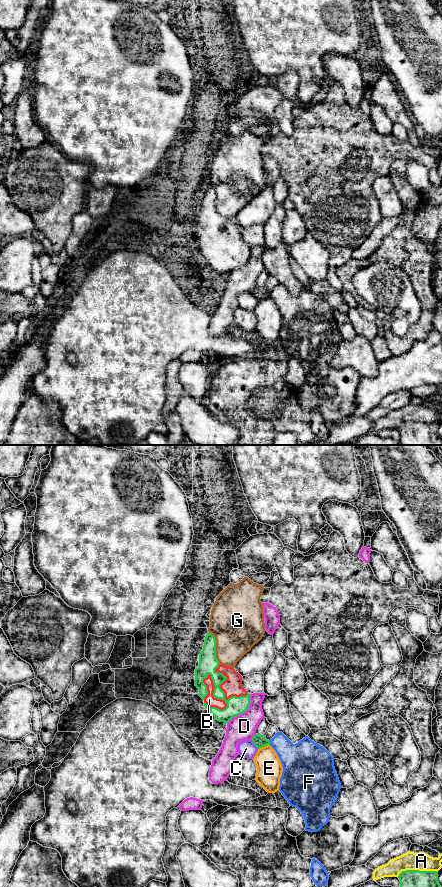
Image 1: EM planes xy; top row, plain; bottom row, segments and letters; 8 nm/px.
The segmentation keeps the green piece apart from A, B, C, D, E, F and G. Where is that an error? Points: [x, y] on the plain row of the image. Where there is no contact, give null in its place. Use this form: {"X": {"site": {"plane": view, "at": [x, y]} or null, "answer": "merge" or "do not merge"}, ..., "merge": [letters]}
{"A": {"site": {"plane": "xy", "at": [417, 422]}, "answer": "do not merge"}, "B": {"site": {"plane": "xy", "at": [216, 249]}, "answer": "merge"}, "C": {"site": {"plane": "xy", "at": [254, 295]}, "answer": "do not merge"}, "D": {"site": {"plane": "xy", "at": [244, 263]}, "answer": "do not merge"}, "E": {"site": {"plane": "xy", "at": [263, 298]}, "answer": "do not merge"}, "F": {"site": {"plane": "xy", "at": [269, 295]}, "answer": "do not merge"}, "G": {"site": {"plane": "xy", "at": [215, 200]}, "answer": "do not merge"}, "merge": ["B"]}

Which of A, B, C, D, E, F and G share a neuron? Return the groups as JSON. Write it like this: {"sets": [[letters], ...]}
{"sets": [["A"], ["B"], ["C"], ["D"], ["E"], ["F"], ["G"]]}

